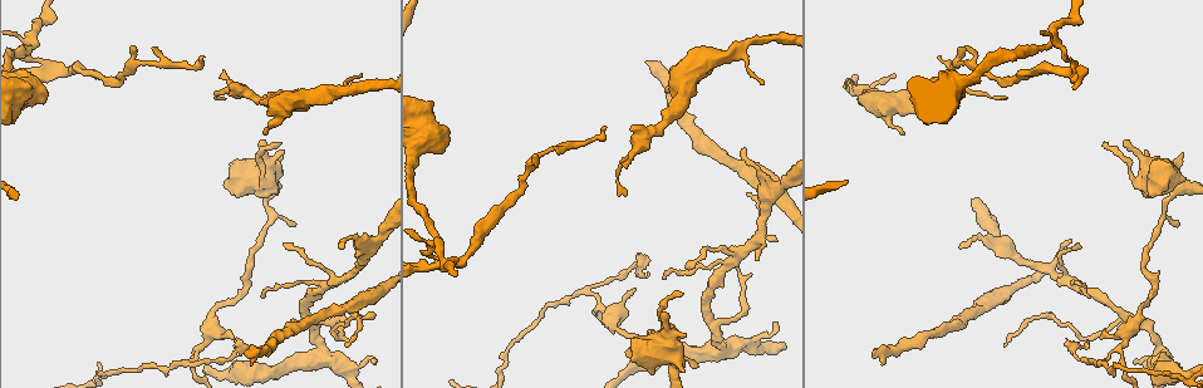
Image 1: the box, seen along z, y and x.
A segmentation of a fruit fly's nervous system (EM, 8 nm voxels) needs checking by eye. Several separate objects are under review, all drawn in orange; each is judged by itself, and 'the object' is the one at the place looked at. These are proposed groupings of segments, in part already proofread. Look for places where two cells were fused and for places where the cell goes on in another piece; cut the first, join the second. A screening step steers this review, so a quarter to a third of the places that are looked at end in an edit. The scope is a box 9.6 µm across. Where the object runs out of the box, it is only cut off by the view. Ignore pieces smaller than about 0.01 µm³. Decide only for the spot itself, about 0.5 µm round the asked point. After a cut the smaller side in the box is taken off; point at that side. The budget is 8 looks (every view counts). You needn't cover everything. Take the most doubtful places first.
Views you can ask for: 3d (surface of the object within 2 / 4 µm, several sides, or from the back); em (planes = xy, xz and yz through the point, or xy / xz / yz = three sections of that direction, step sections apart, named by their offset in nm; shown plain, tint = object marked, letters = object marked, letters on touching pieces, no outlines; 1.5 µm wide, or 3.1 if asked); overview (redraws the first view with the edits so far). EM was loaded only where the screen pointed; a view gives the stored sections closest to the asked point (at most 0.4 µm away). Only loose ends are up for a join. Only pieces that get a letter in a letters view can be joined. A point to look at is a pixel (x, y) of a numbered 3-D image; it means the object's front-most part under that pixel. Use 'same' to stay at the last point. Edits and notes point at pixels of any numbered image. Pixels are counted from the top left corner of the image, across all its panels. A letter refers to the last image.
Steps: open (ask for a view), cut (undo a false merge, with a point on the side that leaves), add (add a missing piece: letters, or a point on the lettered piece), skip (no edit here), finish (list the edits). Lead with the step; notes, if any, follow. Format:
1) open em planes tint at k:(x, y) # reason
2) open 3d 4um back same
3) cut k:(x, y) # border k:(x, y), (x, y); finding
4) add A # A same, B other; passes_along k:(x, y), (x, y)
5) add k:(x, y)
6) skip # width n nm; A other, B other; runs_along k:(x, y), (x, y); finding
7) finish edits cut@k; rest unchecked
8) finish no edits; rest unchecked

open 3d 4um at 1:(1051, 39) # branch point

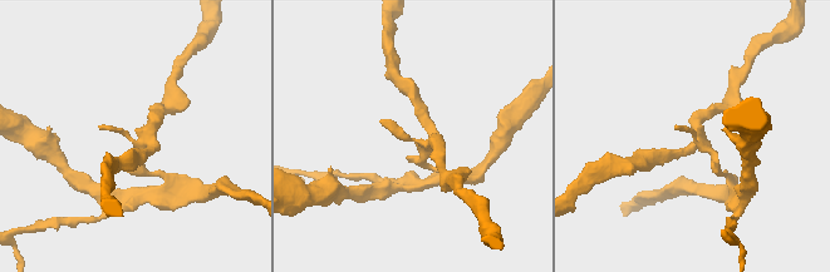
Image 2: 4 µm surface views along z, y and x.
open em yz step 4 letters at 2:(696, 143)

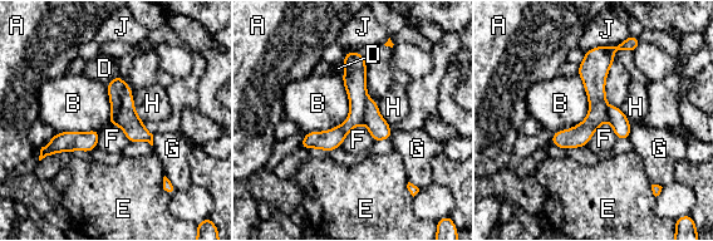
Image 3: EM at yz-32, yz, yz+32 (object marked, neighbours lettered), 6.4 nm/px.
cut 3:(127, 118) # width 140 nm; A other, B other, D other, E other, F other, G other, H other, J other; part_leaving 3:(126, 88), (127, 118), (150, 138); a second cell is stuck on

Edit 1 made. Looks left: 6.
open overview

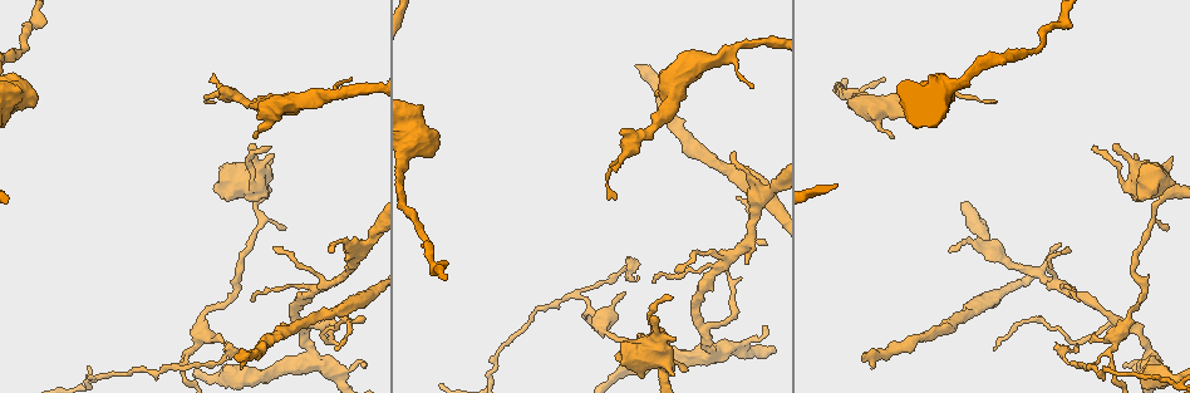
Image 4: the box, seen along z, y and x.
open em yz step 4 letters at 4:(703, 329) # two arms in line, one across

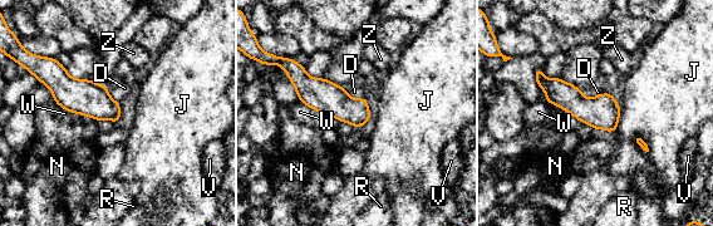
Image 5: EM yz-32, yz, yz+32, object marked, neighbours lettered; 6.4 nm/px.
skip # D other, J other, N other, R other, V other, W other, Z other; all the same cell

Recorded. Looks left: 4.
open em planes letters at 4:(256, 156) # calibre changes

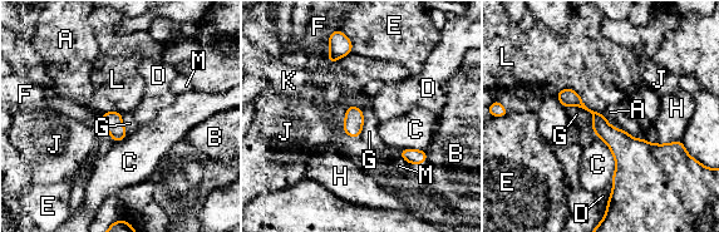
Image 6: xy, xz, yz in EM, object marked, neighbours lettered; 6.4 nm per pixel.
skip # width 120 nm; A other, B other, C other, D other, E other, F other, G other, H other, J other, K other, L other, M other; border 6:(565, 108), (581, 107), (594, 119); continuous, no second cell

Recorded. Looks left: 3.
finish edits cut@3; rest unchecked

